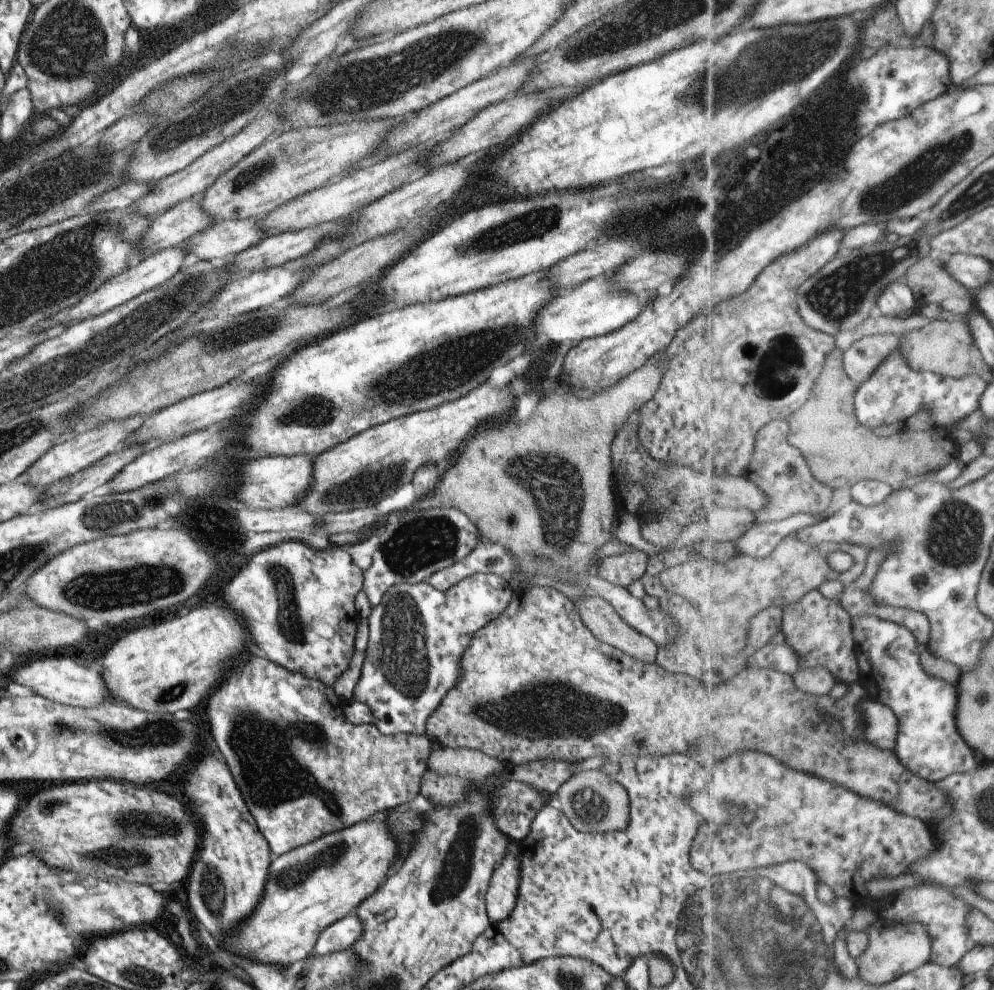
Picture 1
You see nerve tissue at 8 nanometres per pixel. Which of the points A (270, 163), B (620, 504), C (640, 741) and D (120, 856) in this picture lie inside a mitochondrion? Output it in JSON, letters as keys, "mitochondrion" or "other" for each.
{"A":"mitochondrion","B":"other","C":"mitochondrion","D":"mitochondrion"}

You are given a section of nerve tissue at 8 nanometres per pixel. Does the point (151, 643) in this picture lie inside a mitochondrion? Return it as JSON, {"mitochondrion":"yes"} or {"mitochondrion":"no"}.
{"mitochondrion":"no"}

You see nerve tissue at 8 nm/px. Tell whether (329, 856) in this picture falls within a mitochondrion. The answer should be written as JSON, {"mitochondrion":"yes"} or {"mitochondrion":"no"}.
{"mitochondrion":"yes"}

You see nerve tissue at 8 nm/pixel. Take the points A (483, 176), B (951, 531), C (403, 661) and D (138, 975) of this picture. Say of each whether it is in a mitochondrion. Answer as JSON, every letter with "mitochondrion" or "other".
{"A":"other","B":"mitochondrion","C":"mitochondrion","D":"mitochondrion"}

